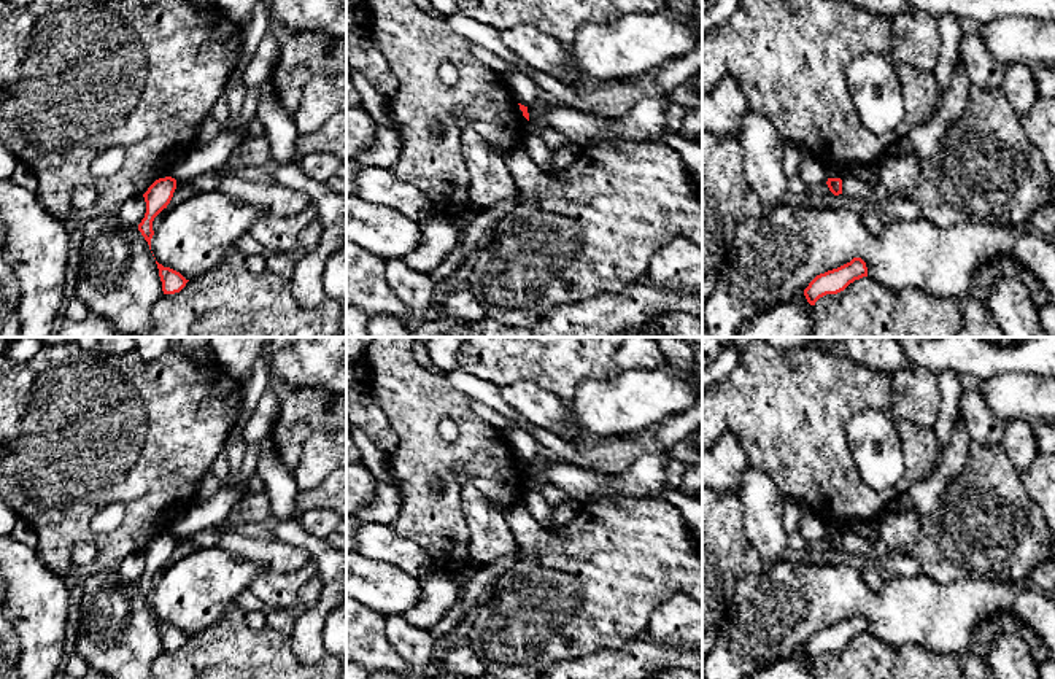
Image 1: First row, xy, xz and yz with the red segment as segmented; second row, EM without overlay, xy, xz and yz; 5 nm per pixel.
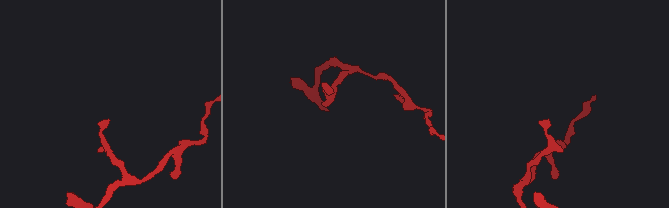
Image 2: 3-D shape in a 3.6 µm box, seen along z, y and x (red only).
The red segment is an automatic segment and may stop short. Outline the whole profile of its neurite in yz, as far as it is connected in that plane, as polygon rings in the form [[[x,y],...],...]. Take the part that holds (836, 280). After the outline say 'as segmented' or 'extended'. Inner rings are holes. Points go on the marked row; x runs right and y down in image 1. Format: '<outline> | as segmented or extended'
[[[853,258],[837,269],[817,275],[804,289],[804,296],[810,305],[815,305],[820,297],[837,294],[863,277],[868,277],[866,262],[861,258]]] | as segmented

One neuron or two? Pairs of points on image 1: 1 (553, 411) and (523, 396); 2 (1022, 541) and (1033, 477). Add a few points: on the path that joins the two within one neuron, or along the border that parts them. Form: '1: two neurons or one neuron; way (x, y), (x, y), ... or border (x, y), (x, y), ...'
1: one neuron; way (545, 409), (531, 401)
2: two neurons; border (1019, 474), (1020, 485), (1038, 506)

